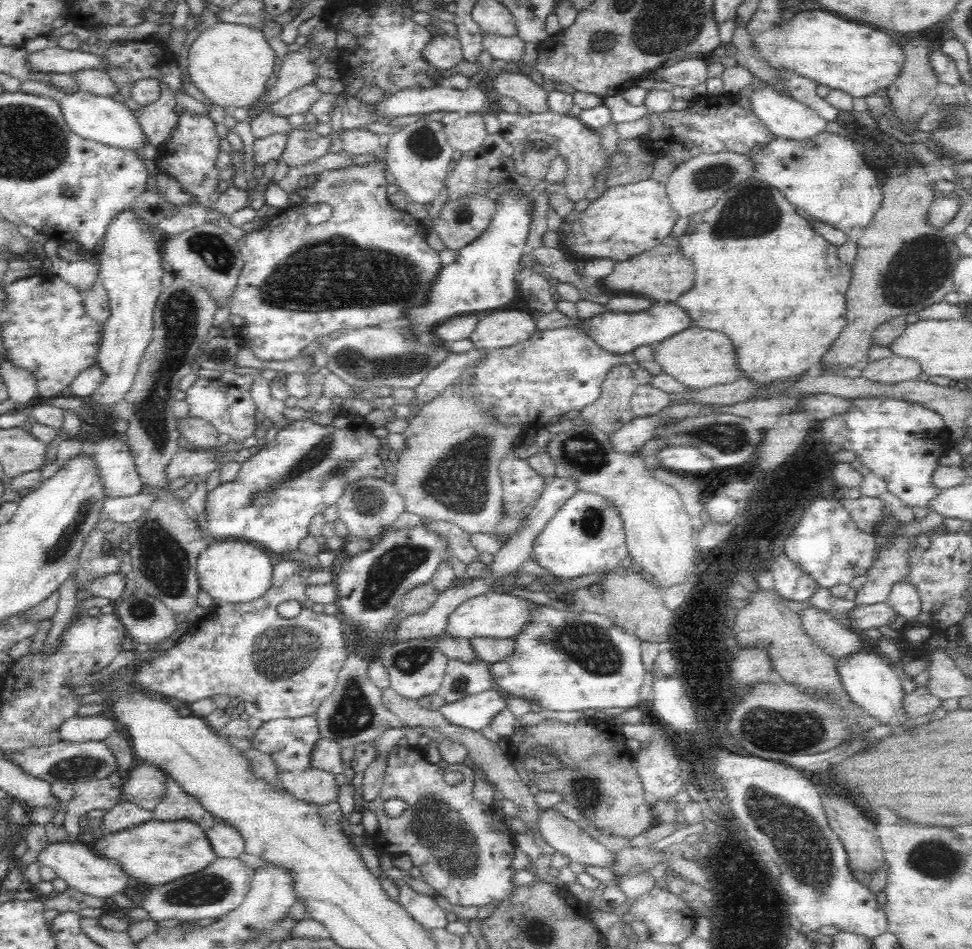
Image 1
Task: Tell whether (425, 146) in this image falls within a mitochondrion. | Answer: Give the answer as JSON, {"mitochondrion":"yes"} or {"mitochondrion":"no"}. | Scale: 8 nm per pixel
{"mitochondrion":"yes"}

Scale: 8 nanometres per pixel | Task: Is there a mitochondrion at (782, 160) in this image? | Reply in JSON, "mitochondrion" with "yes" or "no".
{"mitochondrion":"no"}

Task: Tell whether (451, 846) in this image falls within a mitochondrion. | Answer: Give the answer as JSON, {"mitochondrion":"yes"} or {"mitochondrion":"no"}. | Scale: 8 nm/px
{"mitochondrion":"yes"}

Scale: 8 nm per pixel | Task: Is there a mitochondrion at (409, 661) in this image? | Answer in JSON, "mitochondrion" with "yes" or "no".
{"mitochondrion":"yes"}

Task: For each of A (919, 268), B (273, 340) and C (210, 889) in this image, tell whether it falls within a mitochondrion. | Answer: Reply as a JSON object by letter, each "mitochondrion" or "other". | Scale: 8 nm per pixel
{"A":"mitochondrion","B":"other","C":"mitochondrion"}

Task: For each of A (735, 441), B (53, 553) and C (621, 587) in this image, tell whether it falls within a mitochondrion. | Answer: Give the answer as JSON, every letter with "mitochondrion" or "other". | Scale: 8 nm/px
{"A":"mitochondrion","B":"mitochondrion","C":"other"}

